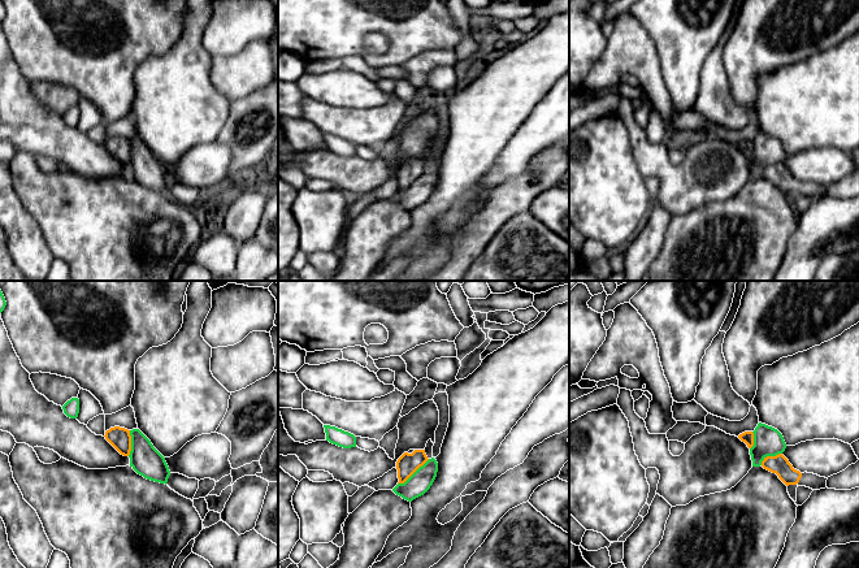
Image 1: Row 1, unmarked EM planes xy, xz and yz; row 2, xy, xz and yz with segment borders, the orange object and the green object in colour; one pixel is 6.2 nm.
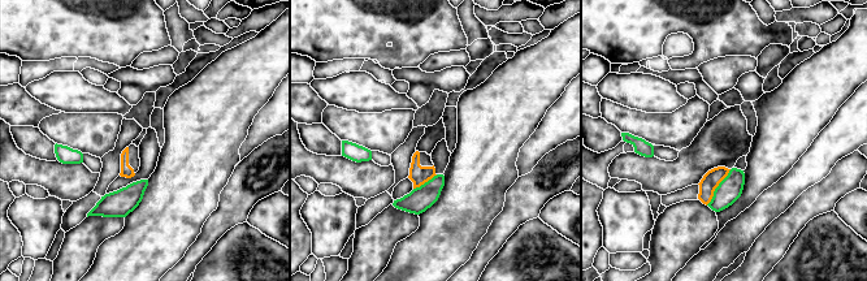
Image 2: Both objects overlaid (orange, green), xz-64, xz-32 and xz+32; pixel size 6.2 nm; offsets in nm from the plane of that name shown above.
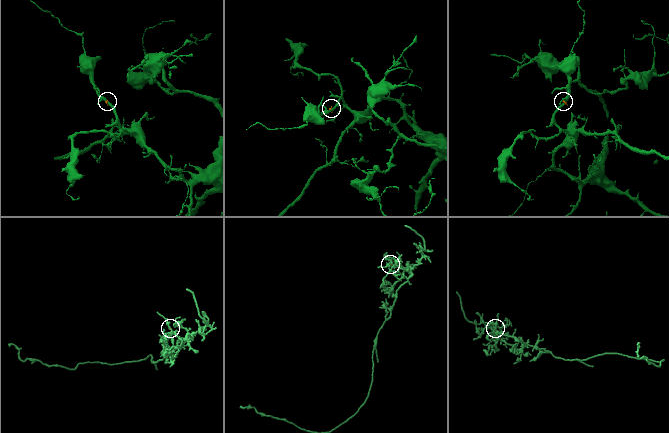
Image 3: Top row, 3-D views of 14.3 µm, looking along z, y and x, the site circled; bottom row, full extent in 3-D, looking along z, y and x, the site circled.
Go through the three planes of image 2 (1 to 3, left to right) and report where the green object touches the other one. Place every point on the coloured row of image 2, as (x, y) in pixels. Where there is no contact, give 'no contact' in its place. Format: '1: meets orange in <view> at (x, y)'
1: no contact
2: meets orange in xz-32 at (425, 181)
3: meets orange in xz+32 at (716, 186)

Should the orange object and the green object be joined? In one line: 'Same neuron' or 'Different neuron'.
Different neuron

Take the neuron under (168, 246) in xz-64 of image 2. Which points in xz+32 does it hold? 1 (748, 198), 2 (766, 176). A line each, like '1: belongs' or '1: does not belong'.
1: belongs
2: belongs

